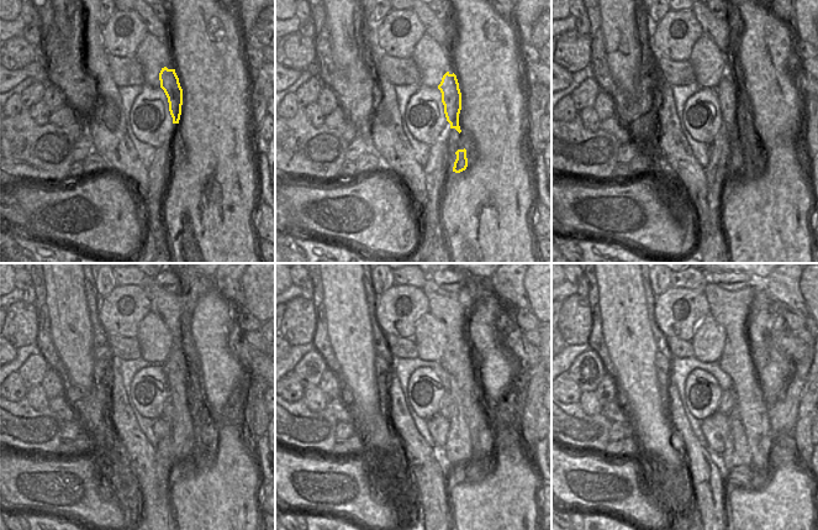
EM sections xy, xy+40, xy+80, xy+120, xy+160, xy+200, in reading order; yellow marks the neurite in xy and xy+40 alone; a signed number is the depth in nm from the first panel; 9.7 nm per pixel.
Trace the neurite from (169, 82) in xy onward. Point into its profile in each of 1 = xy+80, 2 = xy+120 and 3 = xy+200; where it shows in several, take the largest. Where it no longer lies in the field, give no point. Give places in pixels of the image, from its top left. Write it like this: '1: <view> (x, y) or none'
1: xy+80 (729, 100)
2: xy+120 (184, 450)
3: xy+200 (737, 452)

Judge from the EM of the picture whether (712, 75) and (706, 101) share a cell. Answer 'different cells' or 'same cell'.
different cells

